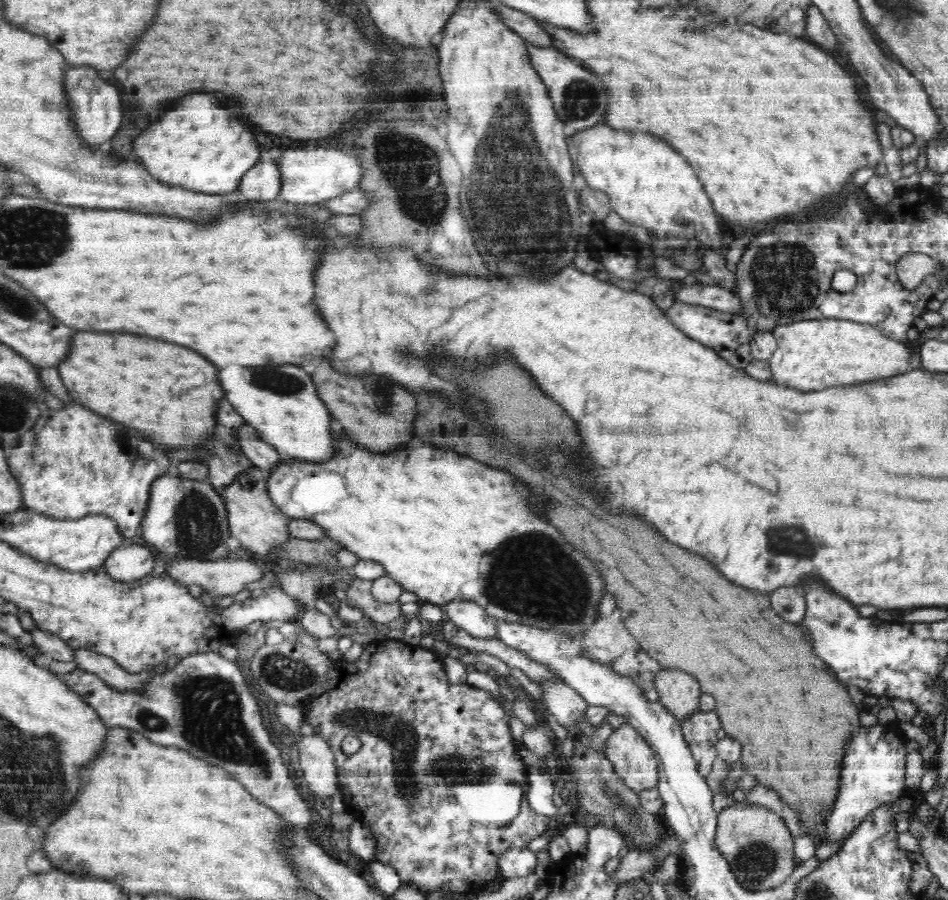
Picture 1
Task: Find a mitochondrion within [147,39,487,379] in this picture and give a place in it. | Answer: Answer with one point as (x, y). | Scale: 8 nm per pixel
(413, 173)

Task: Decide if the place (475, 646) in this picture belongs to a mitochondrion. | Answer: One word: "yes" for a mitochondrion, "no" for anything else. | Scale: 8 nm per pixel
no

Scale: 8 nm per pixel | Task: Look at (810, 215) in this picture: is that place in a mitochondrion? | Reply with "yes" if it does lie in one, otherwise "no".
no

